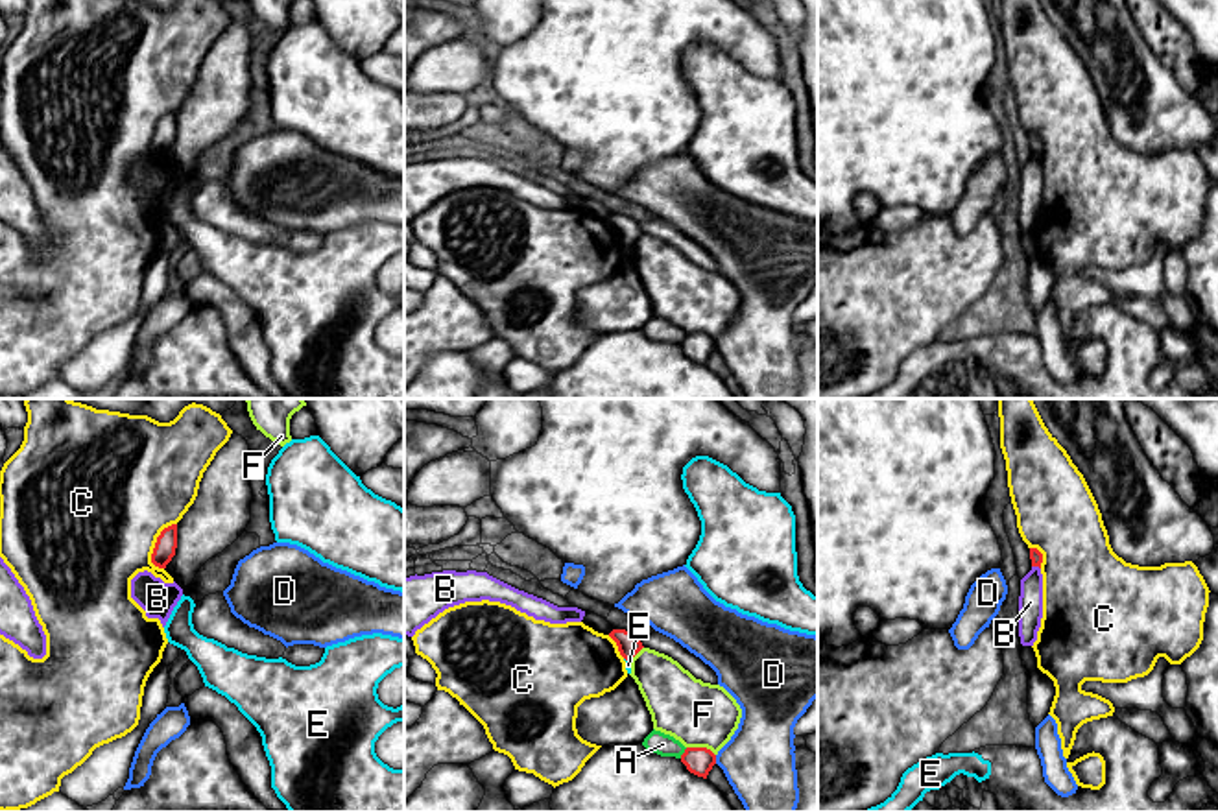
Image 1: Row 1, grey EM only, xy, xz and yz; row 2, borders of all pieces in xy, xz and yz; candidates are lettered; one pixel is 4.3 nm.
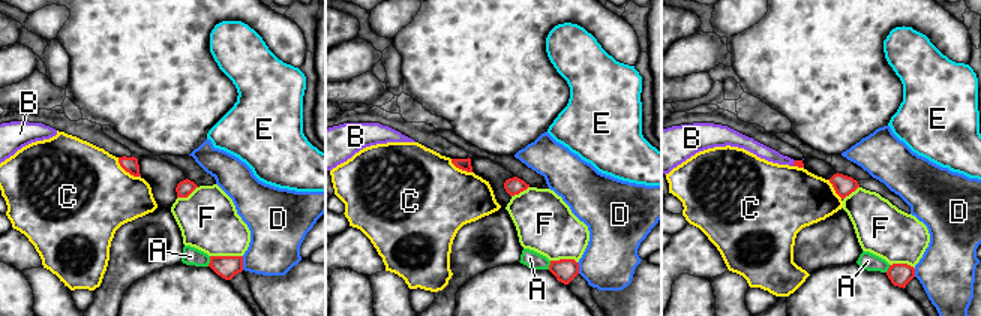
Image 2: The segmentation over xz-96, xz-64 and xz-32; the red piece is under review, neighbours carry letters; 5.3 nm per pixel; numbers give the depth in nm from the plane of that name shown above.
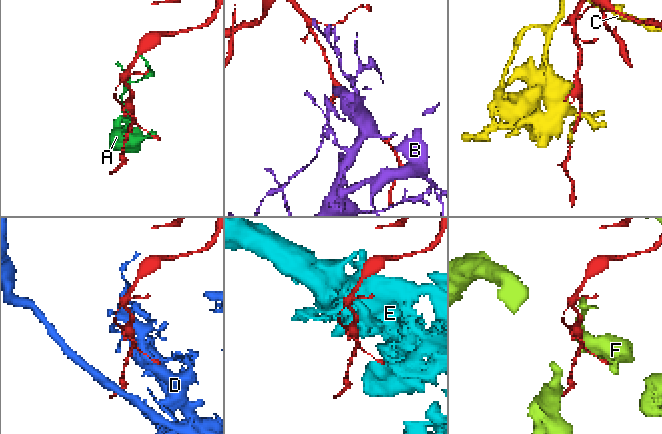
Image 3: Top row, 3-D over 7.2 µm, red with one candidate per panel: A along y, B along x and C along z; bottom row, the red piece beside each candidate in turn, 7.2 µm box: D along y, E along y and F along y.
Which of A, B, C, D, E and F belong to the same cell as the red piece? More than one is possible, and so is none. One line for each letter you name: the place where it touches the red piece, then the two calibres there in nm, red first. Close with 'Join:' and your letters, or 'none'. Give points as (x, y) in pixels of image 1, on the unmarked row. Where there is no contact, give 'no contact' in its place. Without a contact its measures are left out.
Join: none

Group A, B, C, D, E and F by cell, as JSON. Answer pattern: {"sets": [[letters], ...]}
{"sets": [["A"], ["B"], ["C"], ["D"], ["E"], ["F"]]}

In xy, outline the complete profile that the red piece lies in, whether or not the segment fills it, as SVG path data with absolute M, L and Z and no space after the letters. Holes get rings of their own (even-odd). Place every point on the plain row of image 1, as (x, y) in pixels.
M172 111L164 114L157 124L157 129L151 140L151 149L159 155L166 155L166 151L175 142L175 135L177 135L177 111Z

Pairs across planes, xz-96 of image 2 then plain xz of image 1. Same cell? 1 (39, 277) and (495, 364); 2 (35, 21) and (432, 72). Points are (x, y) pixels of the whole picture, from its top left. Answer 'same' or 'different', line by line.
1: same
2: different

